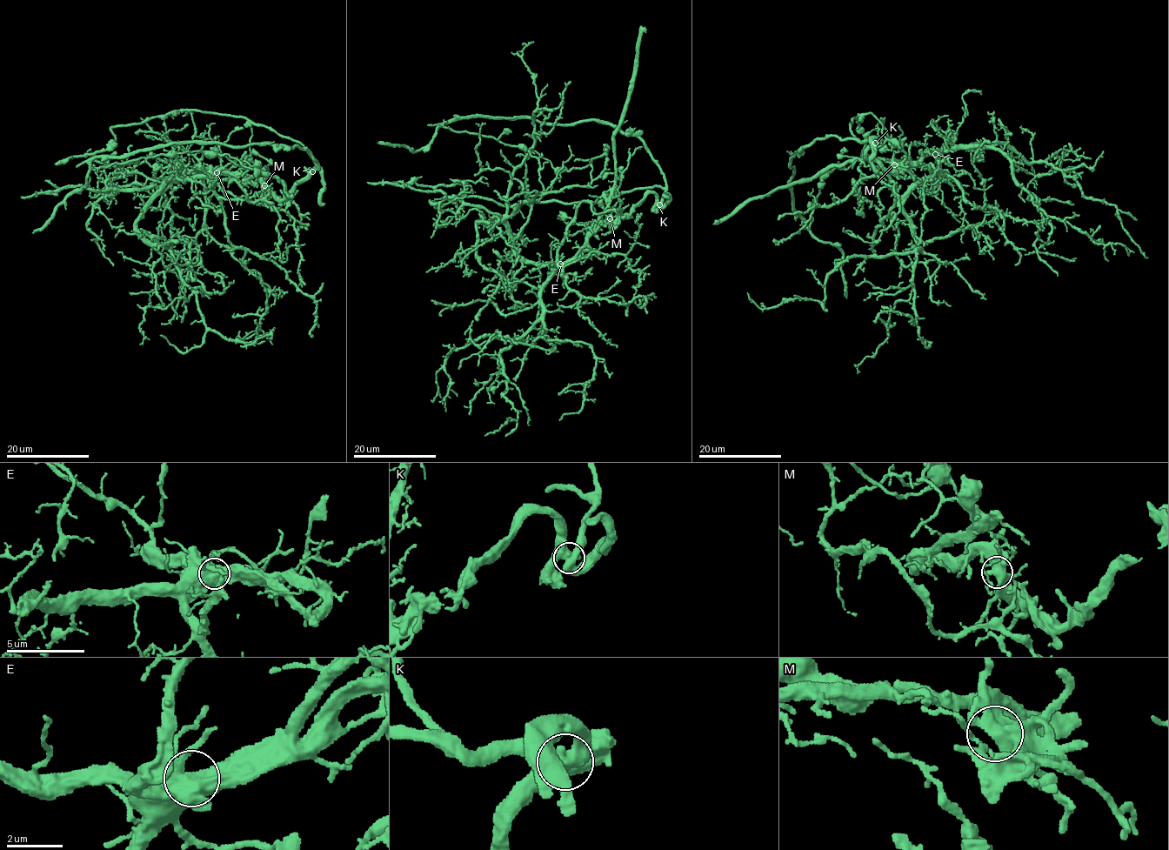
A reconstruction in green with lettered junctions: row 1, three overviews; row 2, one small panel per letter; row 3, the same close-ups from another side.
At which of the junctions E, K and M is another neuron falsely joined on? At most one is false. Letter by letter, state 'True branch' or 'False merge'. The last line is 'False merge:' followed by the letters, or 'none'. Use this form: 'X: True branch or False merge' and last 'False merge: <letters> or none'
E: True branch
K: False merge
M: True branch
False merge: K

